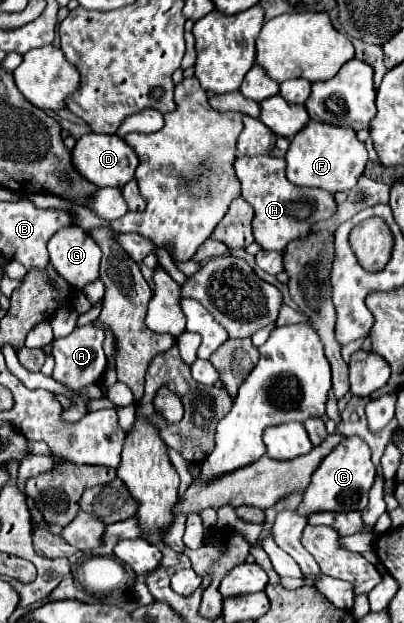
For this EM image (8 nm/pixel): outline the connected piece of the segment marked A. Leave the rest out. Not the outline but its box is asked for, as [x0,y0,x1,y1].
[52,323,106,389]

